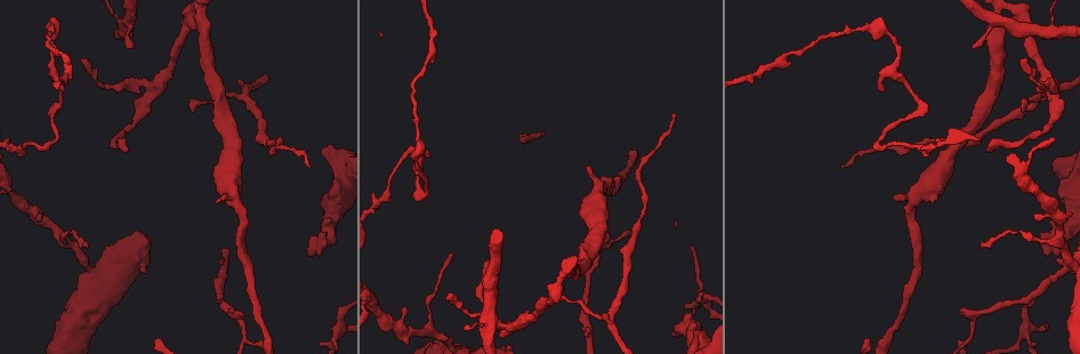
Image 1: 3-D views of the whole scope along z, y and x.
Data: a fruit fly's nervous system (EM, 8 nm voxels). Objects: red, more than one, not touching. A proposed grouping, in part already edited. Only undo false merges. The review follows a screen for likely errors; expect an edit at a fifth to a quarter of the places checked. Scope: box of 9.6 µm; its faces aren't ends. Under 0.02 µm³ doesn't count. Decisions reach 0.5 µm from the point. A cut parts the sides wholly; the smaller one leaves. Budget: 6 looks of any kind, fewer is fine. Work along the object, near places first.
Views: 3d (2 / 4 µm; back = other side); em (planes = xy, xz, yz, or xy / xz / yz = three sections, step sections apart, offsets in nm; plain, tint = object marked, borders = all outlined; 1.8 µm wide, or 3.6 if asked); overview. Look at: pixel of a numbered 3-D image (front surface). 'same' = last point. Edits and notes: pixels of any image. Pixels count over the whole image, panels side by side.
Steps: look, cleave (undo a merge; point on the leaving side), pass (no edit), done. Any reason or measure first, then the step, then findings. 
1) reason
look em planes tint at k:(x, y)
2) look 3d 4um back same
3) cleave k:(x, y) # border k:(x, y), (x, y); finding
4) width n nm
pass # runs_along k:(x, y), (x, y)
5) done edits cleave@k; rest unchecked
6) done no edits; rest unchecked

sudden change in width
look em planes borders at 1:(1027, 332)

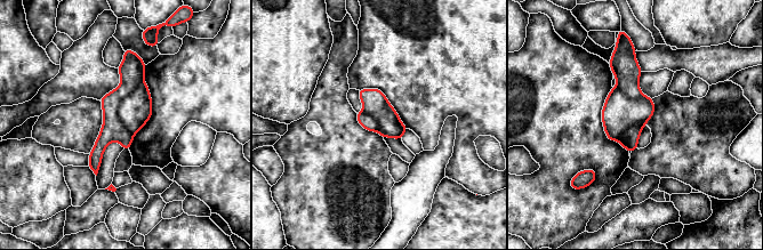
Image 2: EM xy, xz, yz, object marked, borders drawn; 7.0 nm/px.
cleave 2:(131, 74) # border 2:(143, 80), (117, 111), (131, 134); a second neuron is stuck on

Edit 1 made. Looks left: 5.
sudden change in width
look em xz step 16 tint at 1:(271, 144)

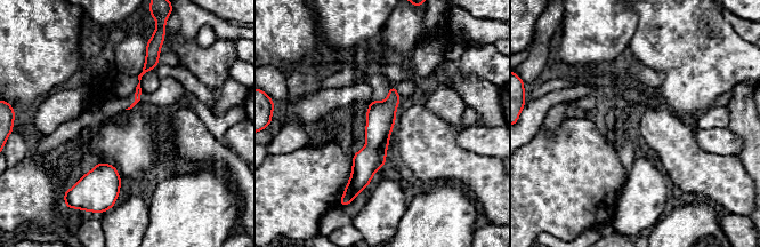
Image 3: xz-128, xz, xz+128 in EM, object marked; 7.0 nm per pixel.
pass # runs_along 3:(391, 89), (358, 186); all the same neuron

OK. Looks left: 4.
small branch off a trunk
look 3d 2um at 1:(1050, 31)

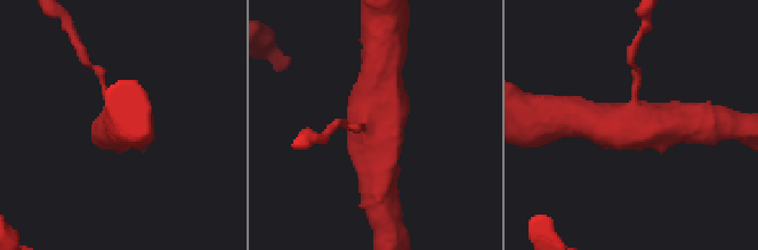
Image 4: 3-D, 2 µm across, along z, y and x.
arms 3
look em xz step 8 tint at 4:(633, 121)

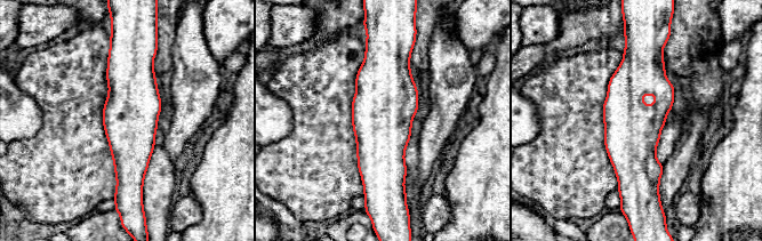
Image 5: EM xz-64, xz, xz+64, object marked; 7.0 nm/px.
pass # one neuron here

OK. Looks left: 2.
done edits cleave@2; rest unchecked

